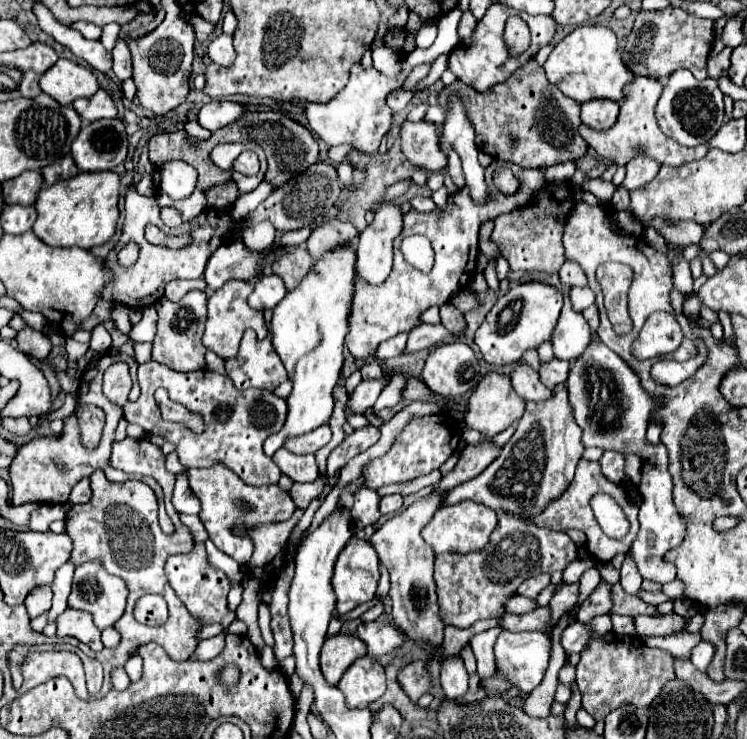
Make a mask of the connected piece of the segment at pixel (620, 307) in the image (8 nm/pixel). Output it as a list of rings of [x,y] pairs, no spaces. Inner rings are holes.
[[[616,264],[616,266],[603,267],[596,271],[596,278],[602,288],[606,312],[616,334],[628,334],[632,328],[628,316],[628,286],[634,280],[634,272],[630,266]]]

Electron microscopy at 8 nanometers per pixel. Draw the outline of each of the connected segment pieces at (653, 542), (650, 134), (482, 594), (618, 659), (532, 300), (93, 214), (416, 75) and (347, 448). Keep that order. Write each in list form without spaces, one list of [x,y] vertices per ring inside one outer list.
[[[590,344],[578,362],[572,362],[570,378],[566,380],[570,406],[576,424],[582,428],[584,446],[614,448],[626,454],[626,474],[642,494],[640,504],[640,532],[630,548],[642,578],[666,584],[676,578],[676,566],[664,560],[664,554],[678,546],[686,534],[684,522],[672,502],[672,476],[668,472],[668,452],[664,444],[652,446],[646,440],[648,416],[656,402],[642,390],[638,376],[626,368],[606,344]]]
[[[636,78],[634,82],[628,84],[628,88],[624,88],[624,100],[622,100],[616,124],[610,130],[592,130],[590,126],[582,124],[580,130],[578,130],[580,136],[586,140],[586,144],[590,148],[594,148],[594,152],[600,158],[606,158],[606,160],[610,160],[618,166],[626,166],[636,156],[650,156],[658,164],[670,164],[670,166],[678,166],[682,162],[702,158],[708,152],[706,144],[686,148],[686,146],[666,138],[658,130],[658,124],[656,124],[656,118],[654,118],[654,106],[656,106],[656,102],[662,94],[662,86],[664,86],[662,82],[654,82],[652,78]]]
[[[502,514],[490,542],[470,554],[438,554],[434,562],[434,582],[438,592],[440,618],[446,626],[468,628],[478,620],[498,618],[506,612],[506,600],[516,596],[518,586],[542,572],[564,570],[578,554],[566,532],[538,528],[522,518]]]
[[[616,632],[604,638],[590,638],[588,646],[580,652],[576,666],[576,684],[582,694],[582,708],[602,720],[618,706],[632,702],[638,708],[648,708],[662,692],[664,684],[674,680],[674,658],[666,650],[646,646],[638,636],[620,636]]]
[[[536,282],[520,284],[512,288],[506,296],[500,296],[474,336],[474,342],[480,348],[484,360],[488,364],[506,366],[518,362],[526,350],[536,350],[540,344],[550,342],[562,310],[562,302],[564,298],[560,290]]]
[[[78,172],[74,178],[56,182],[38,192],[34,234],[48,246],[92,248],[112,238],[118,224],[120,176],[114,172]]]
[[[420,64],[420,66],[416,66],[416,68],[412,70],[412,74],[408,76],[404,88],[406,88],[406,90],[412,90],[412,86],[414,86],[420,78],[424,78],[424,76],[430,72],[430,68],[432,68],[432,64]]]
[[[366,426],[366,428],[354,430],[350,436],[346,436],[342,440],[342,444],[338,448],[332,450],[332,454],[328,458],[326,478],[334,478],[346,462],[350,462],[356,454],[368,450],[378,440],[380,440],[380,430],[376,426]]]

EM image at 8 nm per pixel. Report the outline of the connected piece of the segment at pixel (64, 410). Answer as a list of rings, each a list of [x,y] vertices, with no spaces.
[[[66,394],[66,399],[63,406],[54,410],[50,413],[47,413],[40,417],[40,419],[48,419],[49,421],[53,421],[56,419],[64,419],[65,417],[70,416],[74,412],[75,409],[75,398],[71,394]]]

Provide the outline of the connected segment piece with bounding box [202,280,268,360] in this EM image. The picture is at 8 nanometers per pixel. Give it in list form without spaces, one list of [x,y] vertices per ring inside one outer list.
[[[230,280],[226,282],[222,288],[218,288],[210,298],[208,298],[208,318],[206,318],[206,330],[202,336],[202,342],[208,350],[216,352],[220,358],[234,358],[238,354],[238,344],[242,340],[242,334],[246,328],[256,330],[258,338],[266,338],[268,328],[264,322],[264,316],[260,310],[254,310],[248,306],[246,298],[252,292],[252,284],[250,282],[238,282],[238,280]]]

